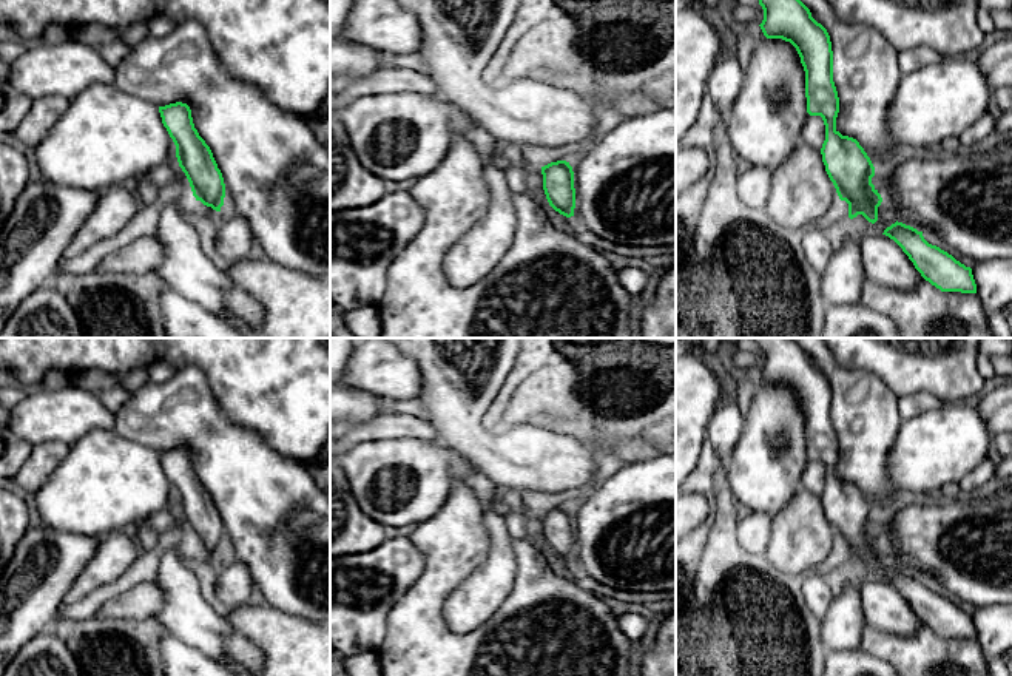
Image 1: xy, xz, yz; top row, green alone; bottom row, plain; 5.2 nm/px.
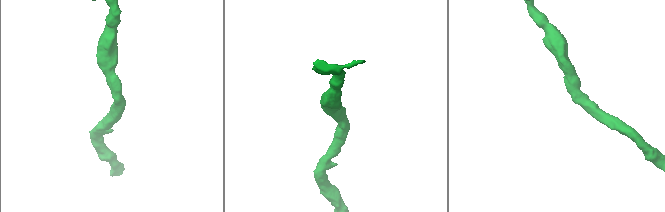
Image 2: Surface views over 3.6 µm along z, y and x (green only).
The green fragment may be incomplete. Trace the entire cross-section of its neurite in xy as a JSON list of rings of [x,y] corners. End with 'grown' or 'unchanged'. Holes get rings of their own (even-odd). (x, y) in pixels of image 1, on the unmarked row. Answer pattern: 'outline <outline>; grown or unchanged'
outline [[[176,448],[159,452],[162,469],[176,491],[179,512],[185,519],[193,542],[204,551],[221,557],[225,529],[210,492],[194,474],[191,455]]]; unchanged

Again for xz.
outline [[[557,506],[541,512],[543,536],[549,551],[571,563],[575,554],[574,517],[569,508]]]; unchanged

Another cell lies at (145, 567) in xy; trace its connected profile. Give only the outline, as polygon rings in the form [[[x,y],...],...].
[[[160,546],[151,551],[140,549],[134,563],[122,577],[111,583],[102,585],[73,605],[62,603],[59,610],[59,619],[71,619],[76,622],[94,616],[97,610],[113,597],[128,591],[140,582],[153,580],[159,570],[162,551],[164,549]]]

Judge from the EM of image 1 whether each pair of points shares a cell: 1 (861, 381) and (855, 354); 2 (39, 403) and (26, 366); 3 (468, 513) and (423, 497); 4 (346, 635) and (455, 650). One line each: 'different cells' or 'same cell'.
1: different cells
2: different cells
3: different cells
4: different cells

